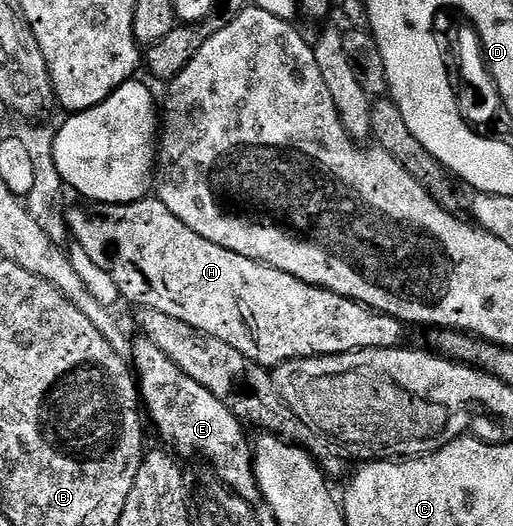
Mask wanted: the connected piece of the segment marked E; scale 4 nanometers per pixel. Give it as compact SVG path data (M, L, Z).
M138 336L133 339L132 370L136 375L141 405L144 407L148 418L148 413L150 413L150 418L154 421L154 426L158 429L159 436L167 442L165 445L167 447L175 446L175 448L170 448L177 451L179 455L181 455L180 453L203 454L211 462L207 463L213 467L225 486L230 487L235 494L239 494L245 502L251 504L261 503L262 493L258 487L256 476L254 475L252 442L249 437L246 439L247 427L243 421L238 419L212 392L208 392L208 389L204 388L203 385L196 383L192 380L192 377L186 375L184 371L181 371L152 340L146 337Z

